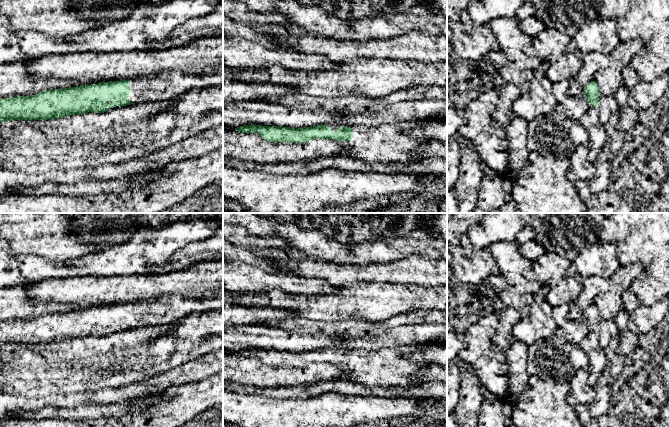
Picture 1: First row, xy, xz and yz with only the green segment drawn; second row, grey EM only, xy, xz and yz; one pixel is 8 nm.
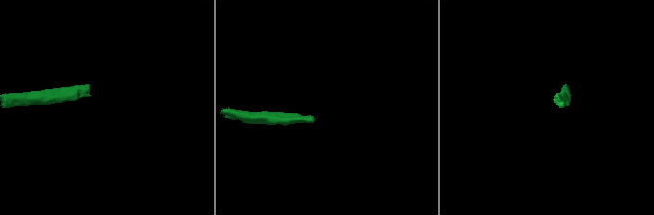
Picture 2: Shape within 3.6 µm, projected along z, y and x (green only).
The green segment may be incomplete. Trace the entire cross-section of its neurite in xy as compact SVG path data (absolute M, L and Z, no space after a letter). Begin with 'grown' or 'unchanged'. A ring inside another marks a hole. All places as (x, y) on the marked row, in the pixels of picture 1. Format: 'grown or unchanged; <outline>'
grown; M223 65L200 73L175 69L150 76L45 90L33 96L4 98L0 100L0 121L50 120L147 102L175 104L192 90L216 87L223 87Z

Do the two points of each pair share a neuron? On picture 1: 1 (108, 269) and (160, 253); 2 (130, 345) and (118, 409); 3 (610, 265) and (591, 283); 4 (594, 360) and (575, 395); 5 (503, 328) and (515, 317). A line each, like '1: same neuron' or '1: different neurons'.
1: same neuron
2: different neurons
3: different neurons
4: same neuron
5: same neuron

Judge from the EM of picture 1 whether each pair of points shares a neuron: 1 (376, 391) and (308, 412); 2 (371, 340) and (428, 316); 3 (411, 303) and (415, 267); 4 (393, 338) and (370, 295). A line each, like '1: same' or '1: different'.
1: different
2: different
3: different
4: different

